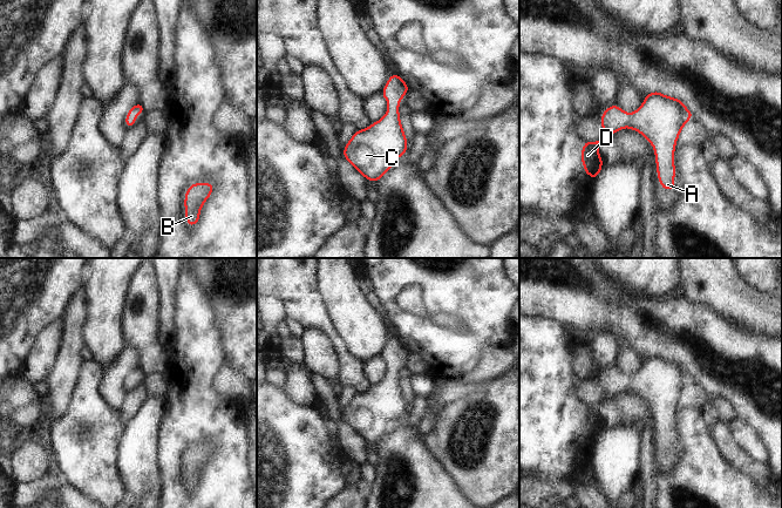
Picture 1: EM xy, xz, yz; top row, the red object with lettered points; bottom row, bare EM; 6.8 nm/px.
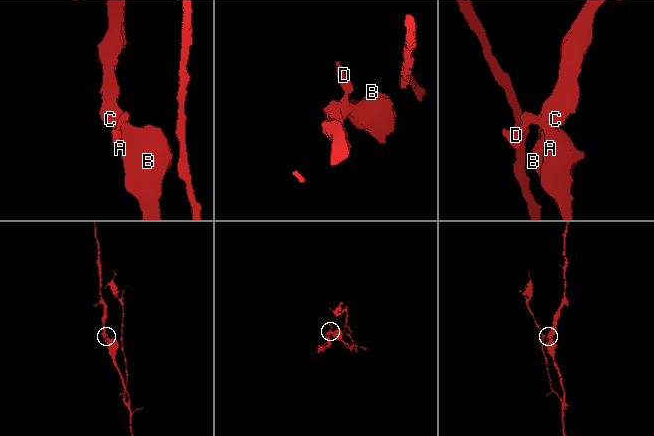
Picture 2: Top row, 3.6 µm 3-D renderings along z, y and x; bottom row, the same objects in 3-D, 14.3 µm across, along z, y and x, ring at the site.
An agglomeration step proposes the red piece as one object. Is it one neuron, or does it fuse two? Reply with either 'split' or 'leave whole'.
leave whole

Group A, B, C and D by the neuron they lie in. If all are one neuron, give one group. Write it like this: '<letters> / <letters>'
A B C D

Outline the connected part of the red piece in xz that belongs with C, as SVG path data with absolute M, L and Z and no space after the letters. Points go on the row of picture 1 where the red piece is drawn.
M390 75L383 97L388 101L386 115L369 128L358 130L345 145L346 160L367 178L379 181L407 151L407 140L397 111L402 96L409 90L397 75Z

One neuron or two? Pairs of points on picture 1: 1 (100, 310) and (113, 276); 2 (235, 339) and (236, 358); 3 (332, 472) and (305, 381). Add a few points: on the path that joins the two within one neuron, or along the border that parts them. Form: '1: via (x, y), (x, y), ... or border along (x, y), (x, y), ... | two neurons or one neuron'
1: via (107, 302), (108, 284) | one neuron
2: via (236, 344), (236, 353) | one neuron
3: border along (287, 392), (294, 400), (314, 406) | two neurons

